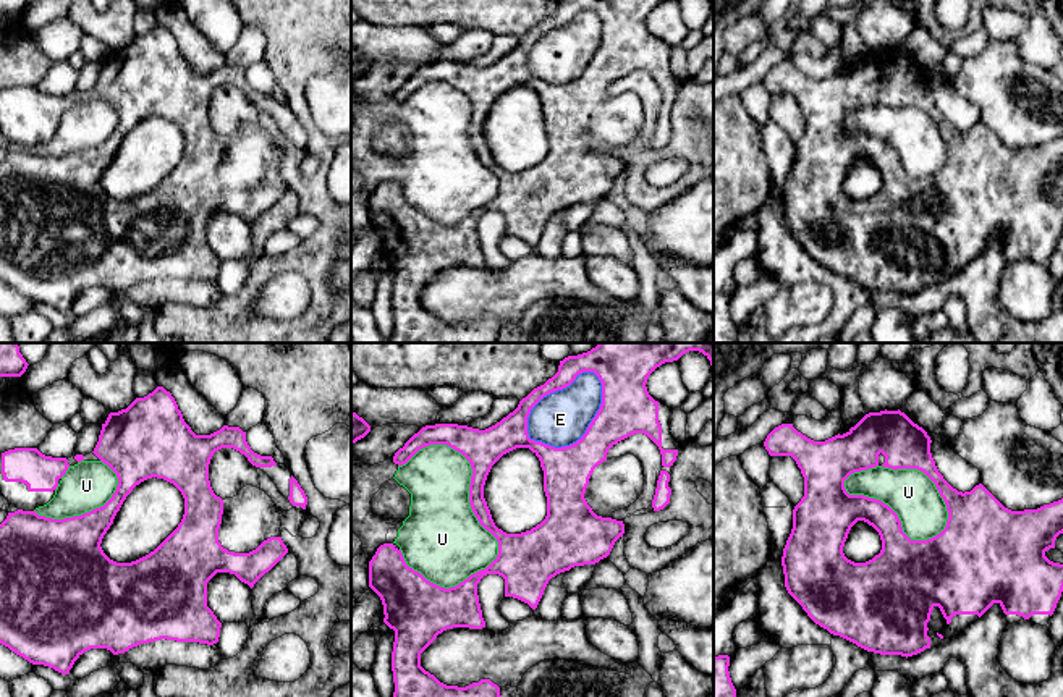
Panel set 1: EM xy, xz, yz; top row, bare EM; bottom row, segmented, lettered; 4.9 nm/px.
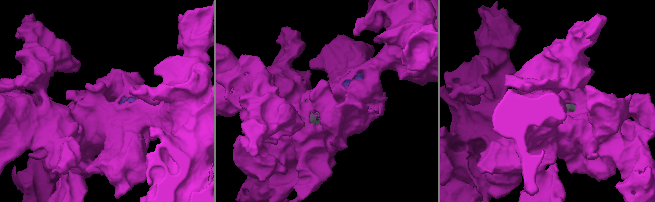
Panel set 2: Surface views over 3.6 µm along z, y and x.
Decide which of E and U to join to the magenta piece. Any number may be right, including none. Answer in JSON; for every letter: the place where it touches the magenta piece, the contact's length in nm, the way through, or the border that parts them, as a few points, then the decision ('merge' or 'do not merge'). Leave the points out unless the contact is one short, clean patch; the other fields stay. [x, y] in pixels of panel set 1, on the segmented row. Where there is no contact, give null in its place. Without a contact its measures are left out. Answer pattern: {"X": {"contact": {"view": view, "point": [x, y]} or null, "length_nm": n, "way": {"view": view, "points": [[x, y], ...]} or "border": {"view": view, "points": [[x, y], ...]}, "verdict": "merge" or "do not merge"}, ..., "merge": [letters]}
{"E": {"contact": {"view": "xz", "point": [546, 395]}, "length_nm": 460, "verdict": "do not merge"}, "U": {"contact": {"view": "xz", "point": [473, 511]}, "length_nm": 750, "verdict": "do not merge"}, "merge": []}

